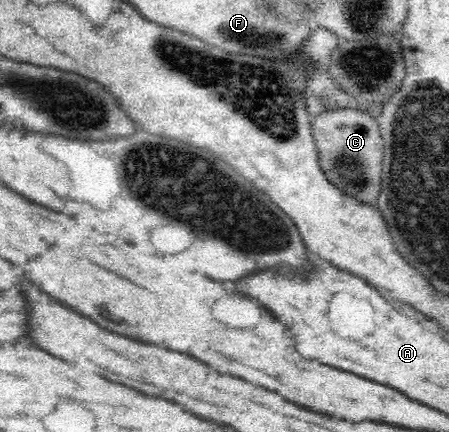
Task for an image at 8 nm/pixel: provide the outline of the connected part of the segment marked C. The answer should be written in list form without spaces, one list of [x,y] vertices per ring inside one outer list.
[[[349,108],[311,118],[312,136],[320,153],[320,165],[328,179],[346,195],[355,196],[371,205],[376,205],[380,194],[383,168],[382,150],[376,148],[382,142],[376,122],[370,112]]]

